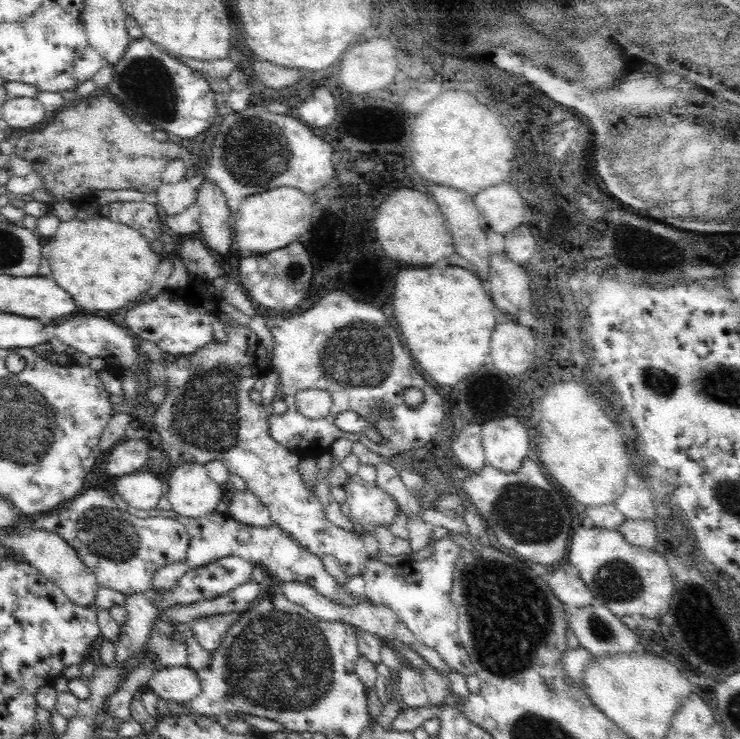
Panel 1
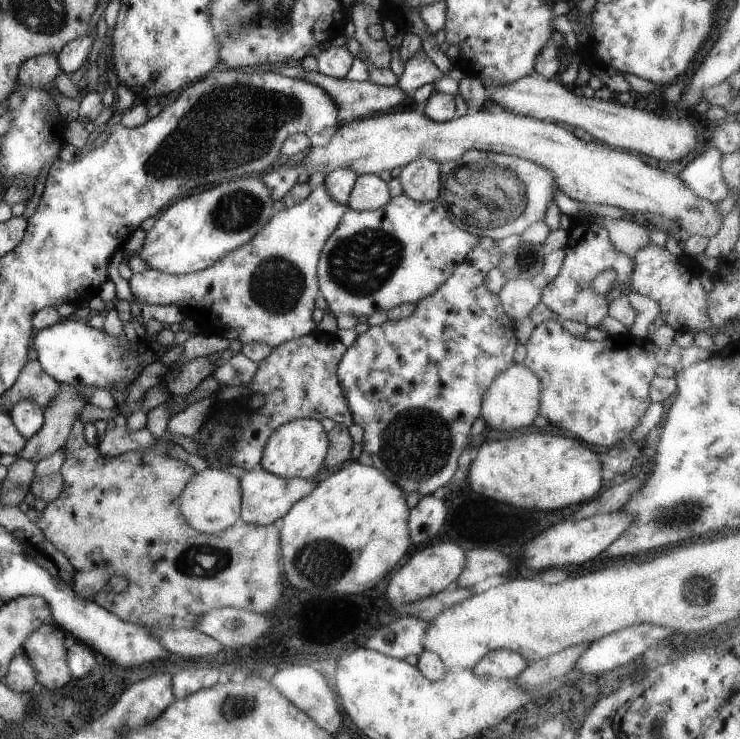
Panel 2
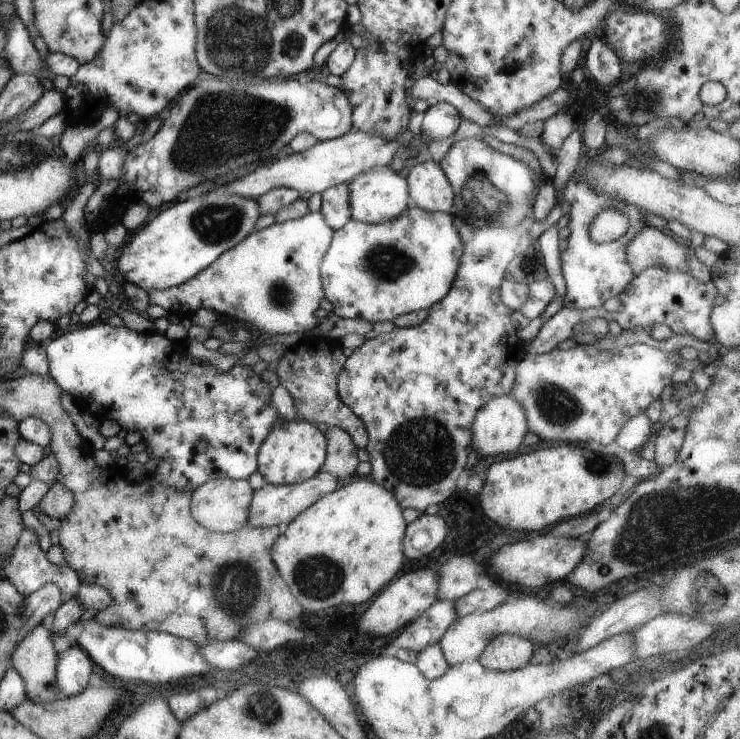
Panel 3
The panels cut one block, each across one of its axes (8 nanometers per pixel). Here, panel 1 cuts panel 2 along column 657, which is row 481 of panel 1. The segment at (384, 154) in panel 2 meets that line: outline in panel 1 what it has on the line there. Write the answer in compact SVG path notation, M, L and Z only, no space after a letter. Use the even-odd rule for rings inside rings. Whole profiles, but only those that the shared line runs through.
M182 464L170 474L168 501L178 515L200 518L213 513L222 498L221 486L208 477L204 465Z

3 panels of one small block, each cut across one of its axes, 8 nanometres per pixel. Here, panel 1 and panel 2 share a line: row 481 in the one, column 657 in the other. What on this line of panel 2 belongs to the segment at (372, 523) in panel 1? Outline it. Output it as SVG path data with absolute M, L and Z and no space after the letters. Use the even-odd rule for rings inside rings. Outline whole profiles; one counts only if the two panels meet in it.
M546 320L538 324L525 346L528 354L522 364L530 368L540 380L539 414L546 417L549 423L572 432L580 441L588 442L588 445L608 448L631 436L646 410L653 404L649 387L656 376L655 369L658 365L666 365L678 372L711 356L709 349L700 348L695 343L688 347L678 347L674 344L658 347L647 339L635 338L628 332L614 337L608 336L602 342L591 342L575 338L556 320Z

